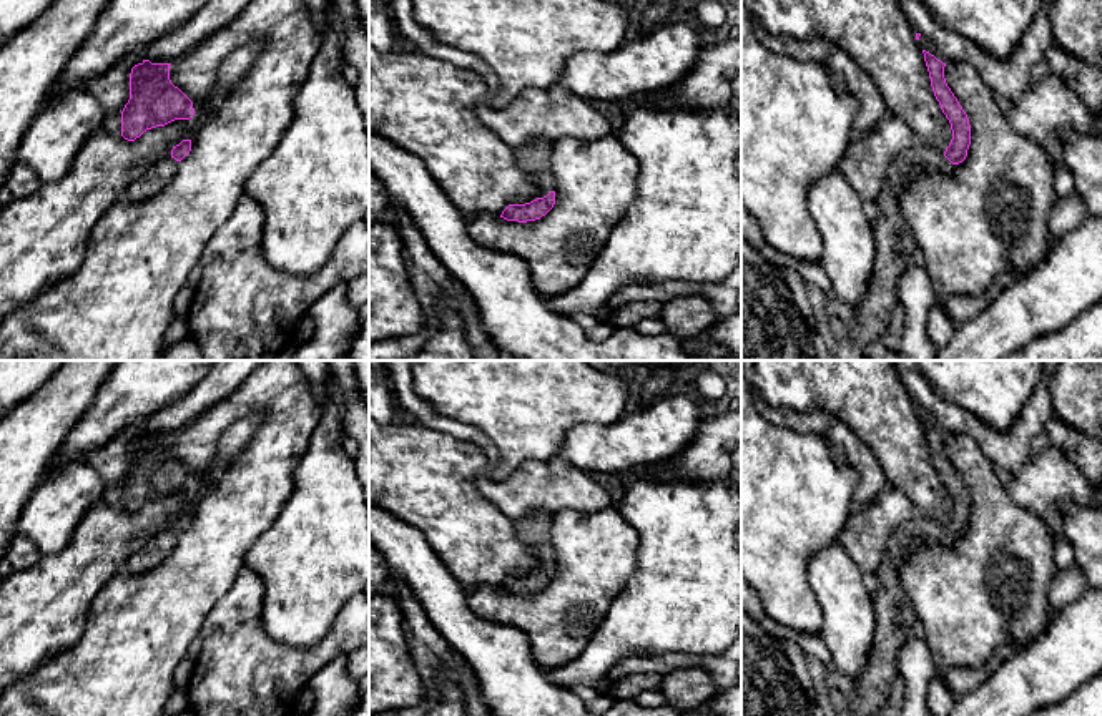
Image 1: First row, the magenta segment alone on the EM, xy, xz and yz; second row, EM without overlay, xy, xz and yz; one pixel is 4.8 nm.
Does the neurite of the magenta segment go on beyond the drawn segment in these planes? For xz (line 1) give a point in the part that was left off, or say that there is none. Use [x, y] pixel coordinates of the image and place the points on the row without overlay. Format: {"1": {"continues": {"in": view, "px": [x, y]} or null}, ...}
{"1": {"continues": {"in": "xz", "px": [534, 530]}}}

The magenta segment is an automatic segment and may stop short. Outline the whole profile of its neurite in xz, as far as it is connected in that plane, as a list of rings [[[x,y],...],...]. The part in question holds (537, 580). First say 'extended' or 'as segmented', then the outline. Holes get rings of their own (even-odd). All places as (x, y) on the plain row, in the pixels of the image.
extended | [[[534,512],[514,520],[517,538],[537,557],[537,570],[525,576],[509,576],[500,590],[507,593],[535,593],[545,588],[555,576],[553,547],[550,538],[553,515]]]

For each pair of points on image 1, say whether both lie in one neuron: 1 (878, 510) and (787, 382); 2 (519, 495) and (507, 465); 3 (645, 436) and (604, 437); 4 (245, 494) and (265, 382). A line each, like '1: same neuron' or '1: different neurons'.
1: different neurons
2: different neurons
3: same neuron
4: same neuron

